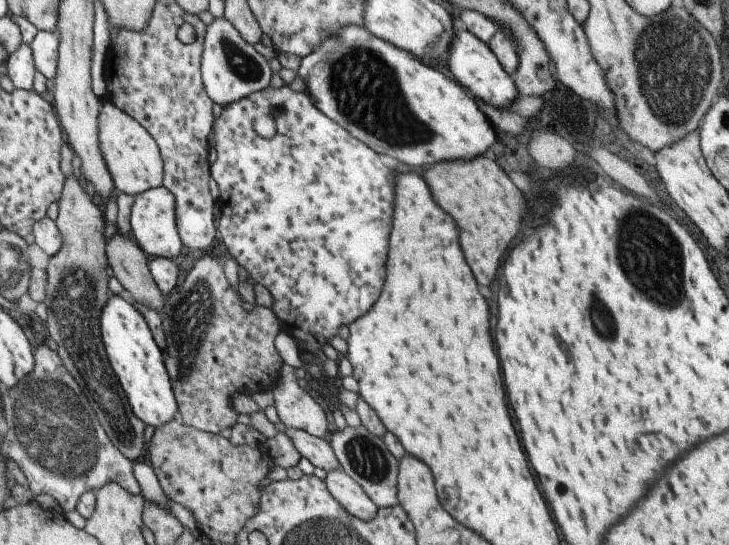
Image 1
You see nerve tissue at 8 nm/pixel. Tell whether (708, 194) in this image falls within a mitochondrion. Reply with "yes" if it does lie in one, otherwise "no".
no

